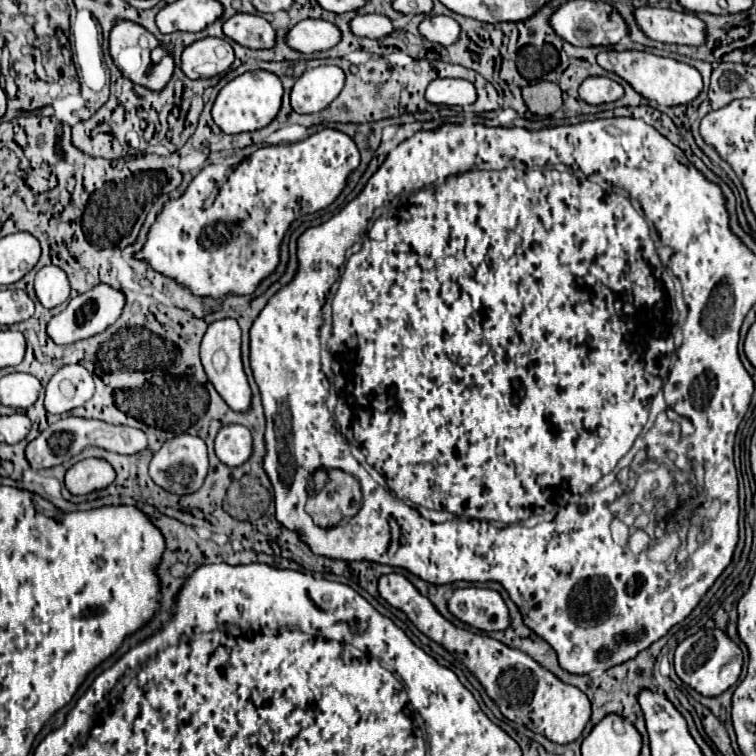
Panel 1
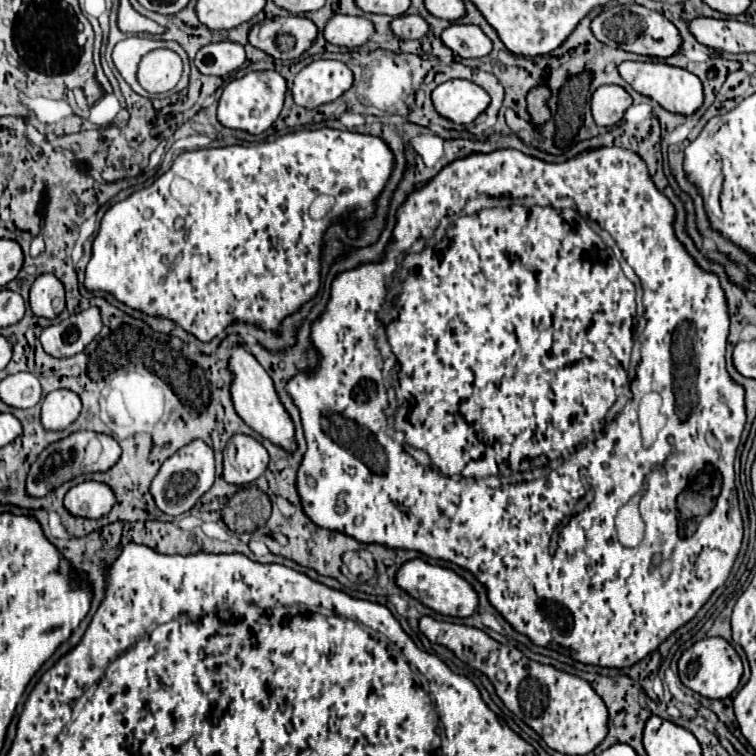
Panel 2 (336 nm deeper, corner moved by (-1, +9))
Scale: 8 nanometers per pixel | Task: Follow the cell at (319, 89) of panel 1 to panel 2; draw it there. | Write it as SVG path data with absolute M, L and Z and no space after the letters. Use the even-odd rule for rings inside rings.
M316 60L296 74L292 86L294 102L302 108L318 108L340 98L352 82L352 70L344 62Z

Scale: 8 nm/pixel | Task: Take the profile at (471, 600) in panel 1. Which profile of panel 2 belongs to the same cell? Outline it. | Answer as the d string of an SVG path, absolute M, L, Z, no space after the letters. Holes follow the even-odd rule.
M420 558L416 560L408 560L400 566L400 570L396 572L396 586L402 588L406 594L410 594L412 598L416 598L418 602L422 602L424 606L428 606L430 610L442 614L442 616L458 616L458 618L466 618L470 616L476 606L478 606L478 596L472 590L472 586L460 578L454 570L450 568L442 568L442 566L434 566L428 564Z

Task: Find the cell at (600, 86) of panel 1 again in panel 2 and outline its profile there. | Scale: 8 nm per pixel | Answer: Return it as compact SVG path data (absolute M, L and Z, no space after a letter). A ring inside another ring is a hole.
M600 86L592 96L592 114L598 126L616 126L630 108L632 98L622 86Z

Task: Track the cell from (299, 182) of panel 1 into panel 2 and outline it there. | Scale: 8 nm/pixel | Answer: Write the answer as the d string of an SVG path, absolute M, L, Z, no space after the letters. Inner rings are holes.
M318 128L318 130L302 130L284 134L272 142L260 142L254 146L226 146L226 148L204 148L204 150L192 150L182 152L168 172L158 176L148 188L136 190L132 196L128 196L122 202L112 204L104 218L100 220L100 230L92 244L92 258L86 266L84 276L84 288L88 292L110 292L114 300L126 304L128 308L140 310L148 316L156 318L168 318L182 326L186 332L194 334L200 342L210 342L214 336L222 334L230 324L244 322L244 324L256 324L262 330L278 332L282 320L294 312L298 312L310 298L316 296L320 288L320 257L322 237L325 230L334 222L342 224L346 228L350 238L358 236L358 226L354 222L370 220L376 214L376 200L386 188L392 170L394 170L396 158L390 146L380 136L370 134L358 134L348 130L336 130L336 128ZM318 194L330 194L334 198L334 206L322 219L313 219L308 216L308 208L312 200Z

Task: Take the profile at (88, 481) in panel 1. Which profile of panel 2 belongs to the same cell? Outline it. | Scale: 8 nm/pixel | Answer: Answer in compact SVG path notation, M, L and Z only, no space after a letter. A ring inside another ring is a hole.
M82 482L68 490L68 494L64 498L64 508L72 516L98 520L112 510L114 502L116 502L116 498L106 484Z

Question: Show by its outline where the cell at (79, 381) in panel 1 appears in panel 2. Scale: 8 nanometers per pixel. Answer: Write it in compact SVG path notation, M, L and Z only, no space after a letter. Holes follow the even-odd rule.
M54 390L42 402L42 426L52 432L66 430L80 414L82 402L70 390Z

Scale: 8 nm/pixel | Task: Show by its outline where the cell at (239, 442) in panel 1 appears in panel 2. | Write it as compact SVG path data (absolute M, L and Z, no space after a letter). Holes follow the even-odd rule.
M236 434L224 450L224 480L234 486L250 484L264 474L268 460L268 452L260 442Z

